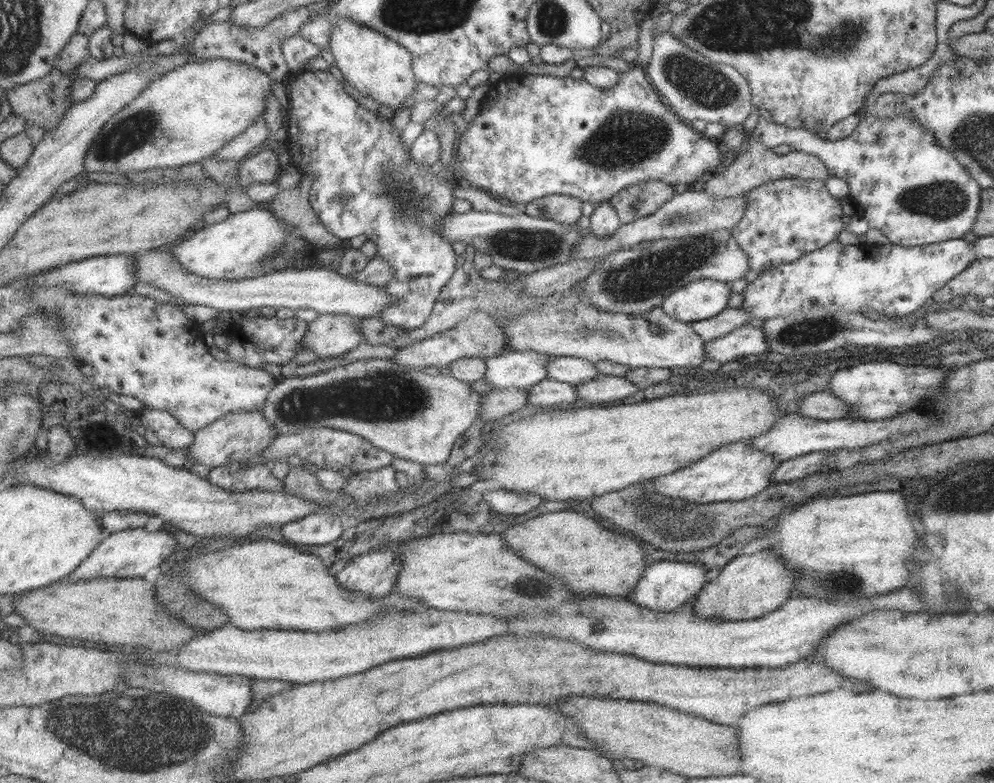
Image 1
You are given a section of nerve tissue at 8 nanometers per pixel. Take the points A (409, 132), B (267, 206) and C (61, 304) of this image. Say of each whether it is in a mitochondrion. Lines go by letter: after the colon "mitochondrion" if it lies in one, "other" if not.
A: other
B: other
C: mitochondrion

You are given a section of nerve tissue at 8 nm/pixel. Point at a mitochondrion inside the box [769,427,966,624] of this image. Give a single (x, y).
(841, 581)

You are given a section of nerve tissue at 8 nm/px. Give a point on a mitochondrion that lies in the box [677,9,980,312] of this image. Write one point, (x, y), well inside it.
(944, 199)

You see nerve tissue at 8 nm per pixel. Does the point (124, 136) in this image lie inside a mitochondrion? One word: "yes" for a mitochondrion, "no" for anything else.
yes

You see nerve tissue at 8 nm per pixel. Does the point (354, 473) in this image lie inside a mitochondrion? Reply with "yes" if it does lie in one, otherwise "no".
no

